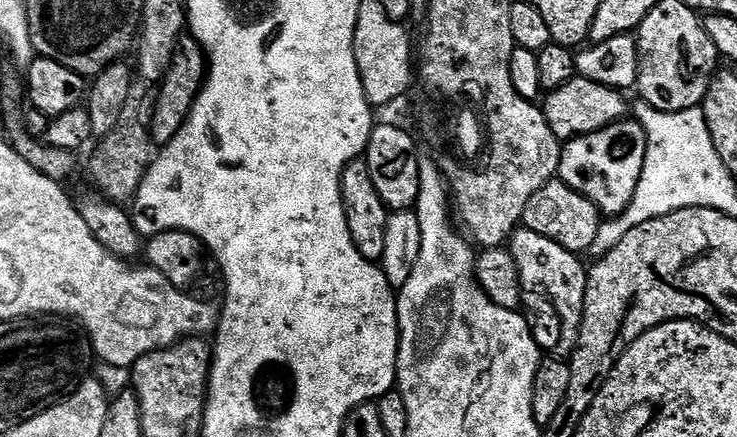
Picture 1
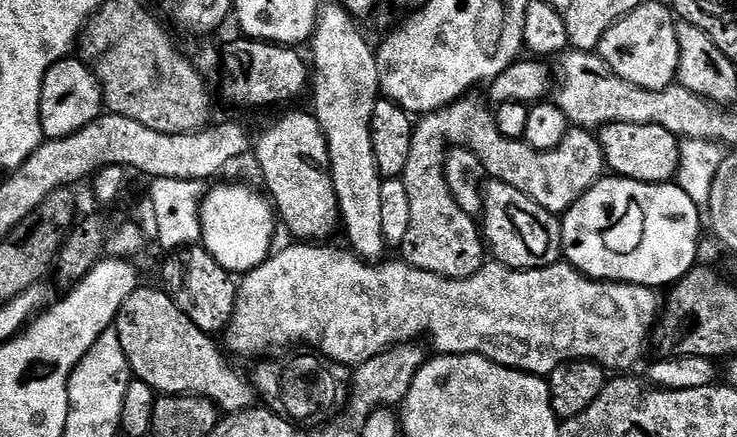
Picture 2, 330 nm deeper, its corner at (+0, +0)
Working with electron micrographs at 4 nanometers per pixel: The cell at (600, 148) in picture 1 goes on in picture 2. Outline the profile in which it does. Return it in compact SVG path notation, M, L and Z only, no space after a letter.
M608 174L601 178L593 188L586 190L586 194L582 194L582 198L578 198L578 202L574 202L574 206L570 206L567 212L563 213L561 226L563 259L592 280L610 280L617 284L640 284L643 288L653 290L661 290L660 288L664 287L667 289L677 284L687 272L697 267L696 251L700 248L700 220L702 224L702 208L691 200L689 194L686 194L678 183L647 184L642 181L628 180L624 176Z

